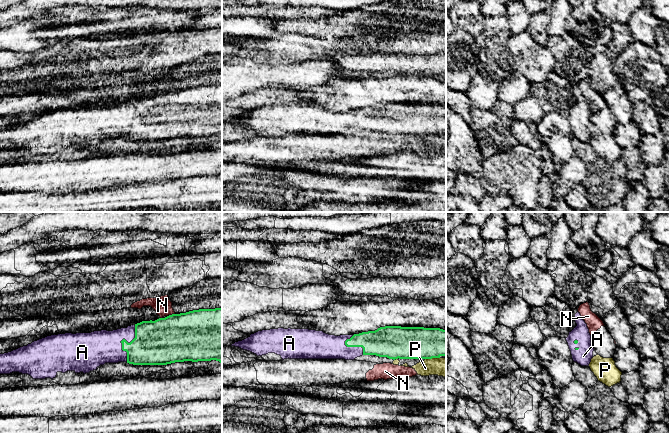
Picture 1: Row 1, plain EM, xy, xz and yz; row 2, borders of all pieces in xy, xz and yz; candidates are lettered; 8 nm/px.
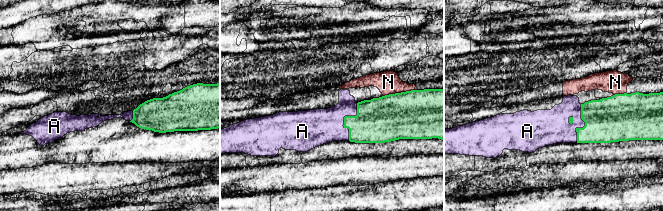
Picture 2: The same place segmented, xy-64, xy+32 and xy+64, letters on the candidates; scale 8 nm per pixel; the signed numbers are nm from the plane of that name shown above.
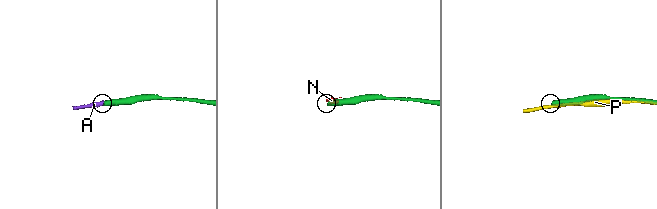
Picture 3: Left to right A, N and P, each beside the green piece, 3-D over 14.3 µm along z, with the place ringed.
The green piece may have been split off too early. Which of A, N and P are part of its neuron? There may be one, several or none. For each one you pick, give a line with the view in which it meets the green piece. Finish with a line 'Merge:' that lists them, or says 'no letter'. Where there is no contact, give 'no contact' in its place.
A: contact in xy
Merge: A

